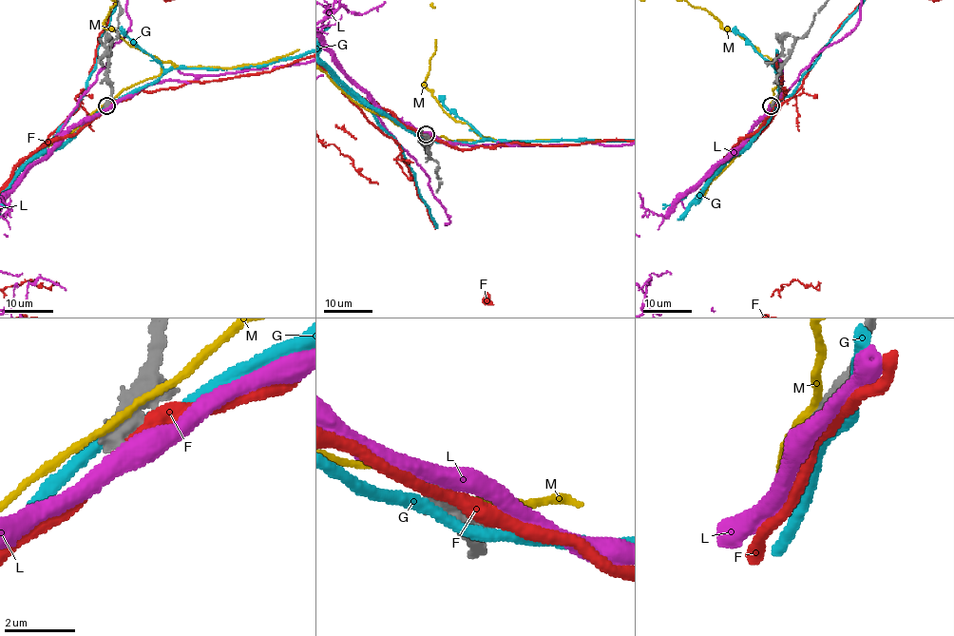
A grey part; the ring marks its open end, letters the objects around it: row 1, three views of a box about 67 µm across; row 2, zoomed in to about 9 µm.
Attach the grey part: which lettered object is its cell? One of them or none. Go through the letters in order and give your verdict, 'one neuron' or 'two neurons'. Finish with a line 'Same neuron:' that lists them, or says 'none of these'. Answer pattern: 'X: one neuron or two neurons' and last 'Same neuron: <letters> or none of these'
F: two neurons
G: two neurons
L: two neurons
M: two neurons
Same neuron: none of these

